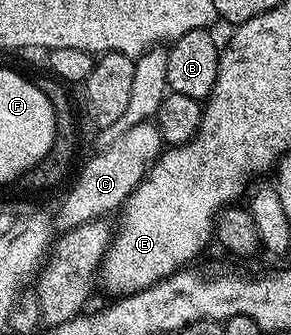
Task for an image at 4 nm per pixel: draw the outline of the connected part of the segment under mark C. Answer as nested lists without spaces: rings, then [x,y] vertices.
[[[153,121],[136,124],[136,128],[128,128],[116,144],[91,153],[91,158],[82,166],[74,187],[66,194],[66,199],[52,214],[52,222],[59,231],[80,228],[80,224],[97,222],[105,219],[106,214],[121,211],[128,196],[142,183],[144,176],[153,168],[154,161],[162,154],[164,143],[162,133]]]

